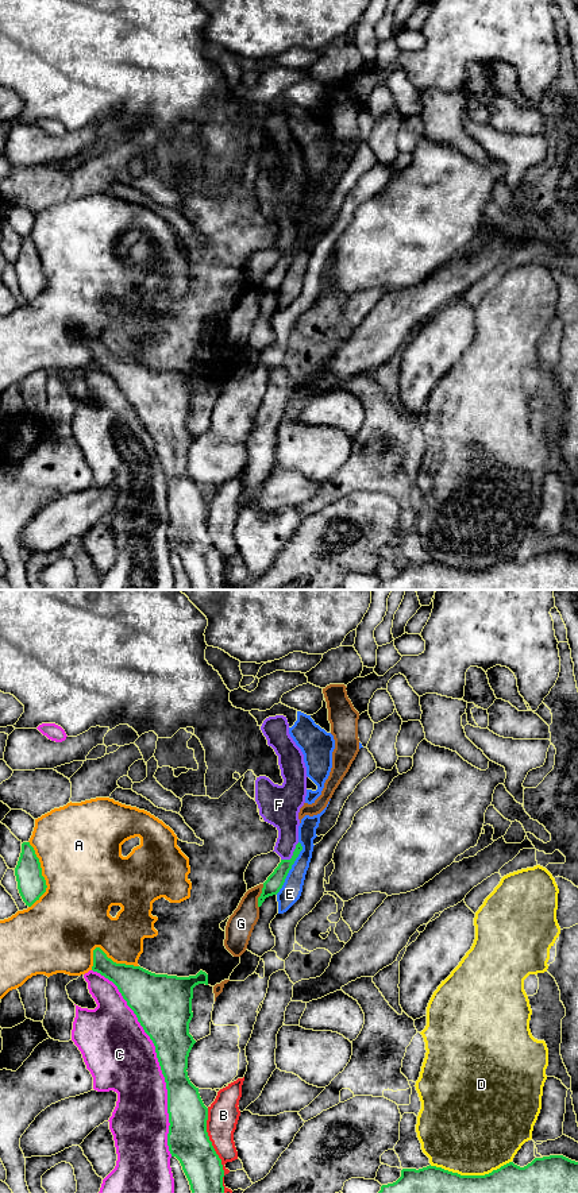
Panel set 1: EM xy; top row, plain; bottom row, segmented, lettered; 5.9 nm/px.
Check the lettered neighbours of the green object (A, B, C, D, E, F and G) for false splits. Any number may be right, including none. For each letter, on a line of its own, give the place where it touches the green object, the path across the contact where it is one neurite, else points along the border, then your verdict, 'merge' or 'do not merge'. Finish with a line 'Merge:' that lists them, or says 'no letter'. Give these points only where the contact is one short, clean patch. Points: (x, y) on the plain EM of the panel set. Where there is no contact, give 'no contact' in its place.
A: xy (41, 270) | do not merge
B: xy (215, 547) | do not merge
C: xy (158, 455) | do not merge
D: xy (470, 571) | do not merge
E: xy (291, 263) | along xy (299, 236), (301, 246), (282, 282), (276, 289) | do not merge
F: xy (293, 250) | along xy (299, 238), (293, 250), (289, 254), (281, 255) | do not merge
G: xy (259, 292) | do not merge
Merge: no letter

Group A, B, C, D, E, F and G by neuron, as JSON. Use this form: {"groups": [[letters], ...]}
{"groups": [["A"], ["B"], ["C"], ["D"], ["E"], ["F"], ["G"]]}

